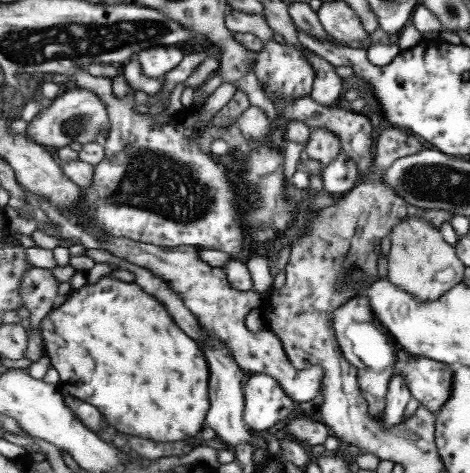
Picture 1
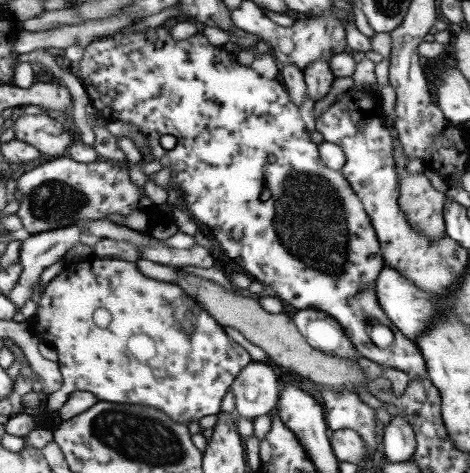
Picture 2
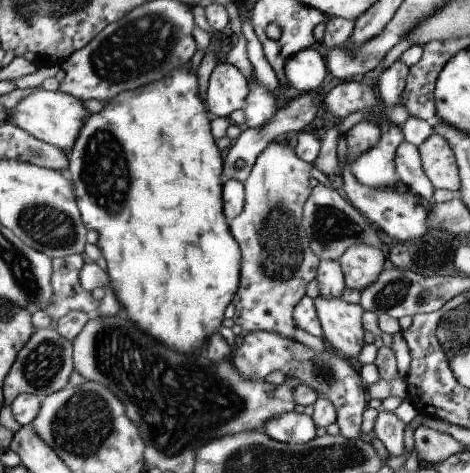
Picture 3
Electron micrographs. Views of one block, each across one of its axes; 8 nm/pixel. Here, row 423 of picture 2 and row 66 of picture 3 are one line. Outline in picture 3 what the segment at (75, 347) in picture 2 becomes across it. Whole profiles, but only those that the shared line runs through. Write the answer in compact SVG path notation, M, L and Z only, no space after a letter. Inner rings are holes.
M183 64L173 70L171 76L165 76L151 86L141 86L141 90L125 90L121 92L113 102L105 104L101 112L87 118L83 124L83 130L79 134L79 142L75 142L73 152L69 152L69 172L71 180L75 184L75 196L79 198L79 210L83 212L83 224L87 230L97 232L97 248L103 252L103 258L107 258L107 272L111 276L111 286L115 294L119 296L121 304L129 310L127 318L133 318L143 326L145 332L149 332L153 338L163 340L169 348L175 348L177 352L197 352L205 346L205 340L223 328L223 320L233 312L233 298L239 290L241 280L241 250L239 242L235 242L229 224L223 214L223 168L225 168L225 152L219 150L215 142L213 132L213 116L207 108L207 100L201 100L199 90L199 78L197 70L191 68L191 64Z

